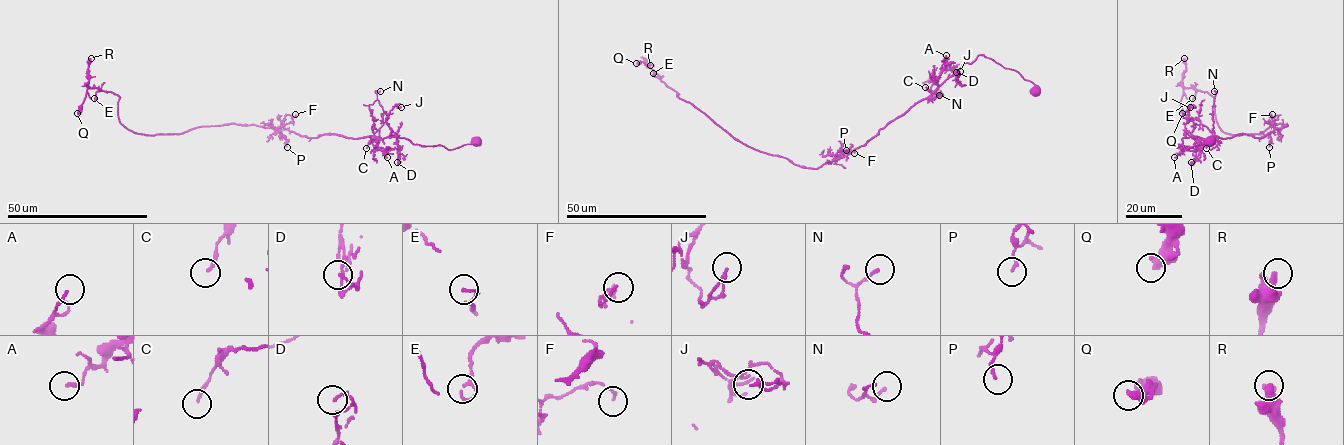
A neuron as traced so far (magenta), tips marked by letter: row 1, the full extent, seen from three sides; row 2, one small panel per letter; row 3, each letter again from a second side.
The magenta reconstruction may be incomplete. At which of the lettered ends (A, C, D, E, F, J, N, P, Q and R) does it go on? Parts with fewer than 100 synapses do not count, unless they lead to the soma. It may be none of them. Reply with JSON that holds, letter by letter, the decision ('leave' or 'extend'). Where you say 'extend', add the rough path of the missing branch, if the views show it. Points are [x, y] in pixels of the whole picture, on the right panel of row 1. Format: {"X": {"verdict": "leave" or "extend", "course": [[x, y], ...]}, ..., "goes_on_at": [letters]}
{"A": {"verdict": "leave"}, "C": {"verdict": "leave"}, "D": {"verdict": "leave"}, "E": {"verdict": "leave"}, "F": {"verdict": "leave"}, "J": {"verdict": "leave"}, "N": {"verdict": "leave"}, "P": {"verdict": "leave"}, "Q": {"verdict": "leave"}, "R": {"verdict": "leave"}, "goes_on_at": []}

